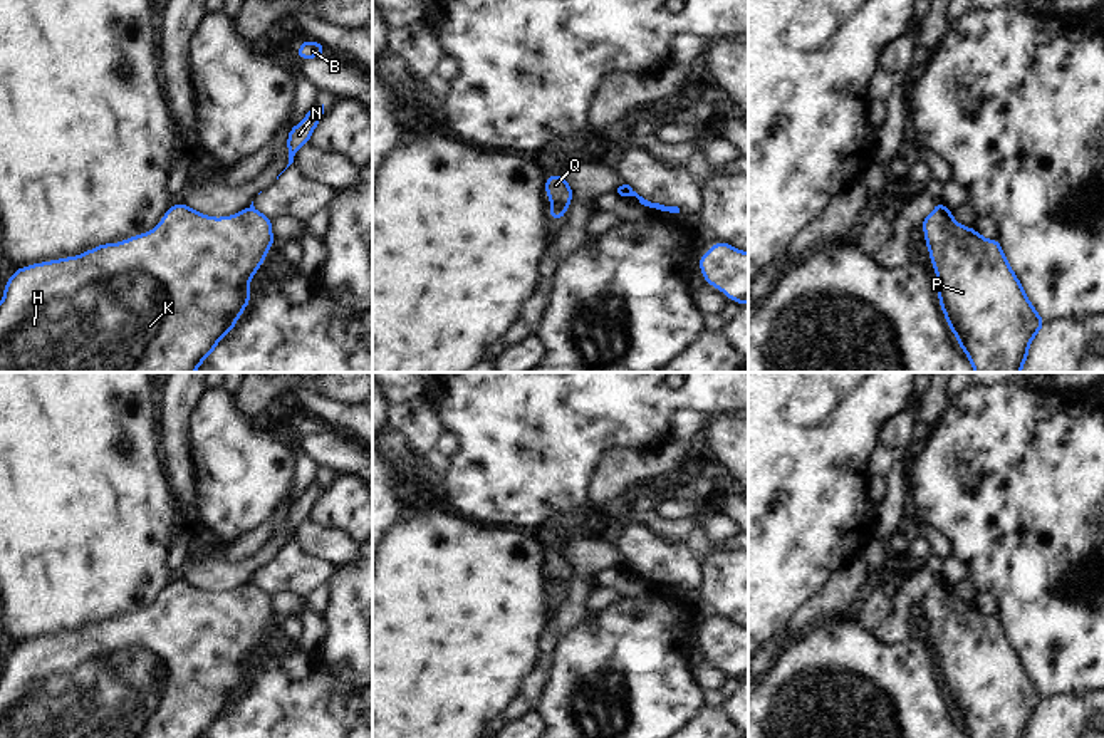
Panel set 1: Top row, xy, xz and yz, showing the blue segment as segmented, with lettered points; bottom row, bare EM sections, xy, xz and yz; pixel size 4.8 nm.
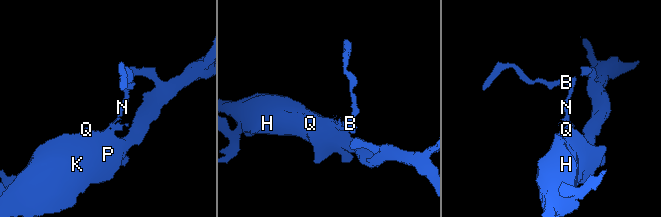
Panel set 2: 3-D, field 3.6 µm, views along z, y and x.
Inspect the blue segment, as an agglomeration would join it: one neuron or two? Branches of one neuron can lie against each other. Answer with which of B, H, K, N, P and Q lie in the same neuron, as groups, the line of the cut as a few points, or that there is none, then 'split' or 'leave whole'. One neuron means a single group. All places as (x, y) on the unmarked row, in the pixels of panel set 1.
groups B N / H K P Q; cut xz (628, 559), (633, 571); split

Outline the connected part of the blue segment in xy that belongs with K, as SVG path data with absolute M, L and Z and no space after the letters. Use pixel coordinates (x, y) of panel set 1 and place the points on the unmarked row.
M185 579L171 580L161 597L148 609L126 614L119 619L97 621L76 632L40 637L17 644L0 676L0 738L203 738L218 718L237 701L247 684L252 666L247 663L262 642L275 612L272 594L255 584L245 584L232 592L208 592Z

